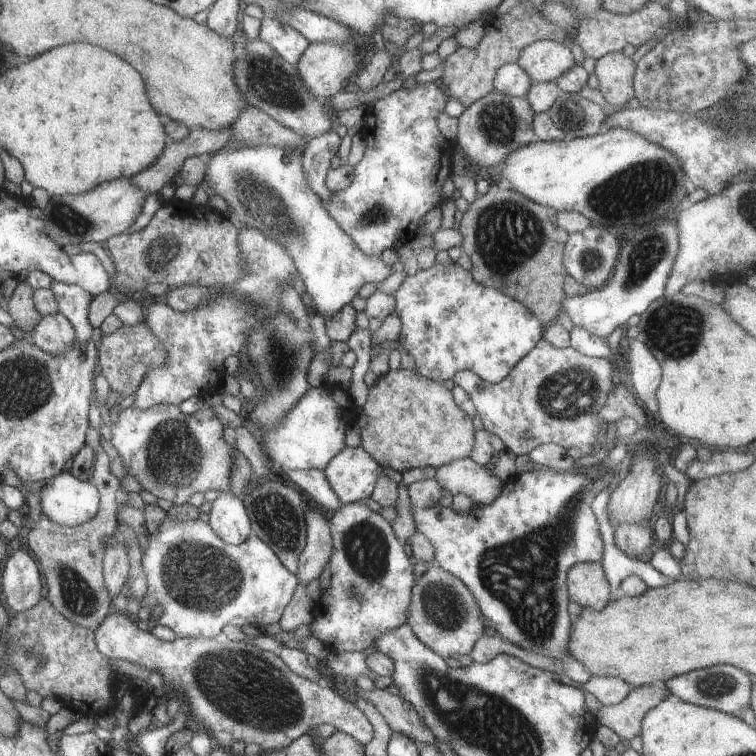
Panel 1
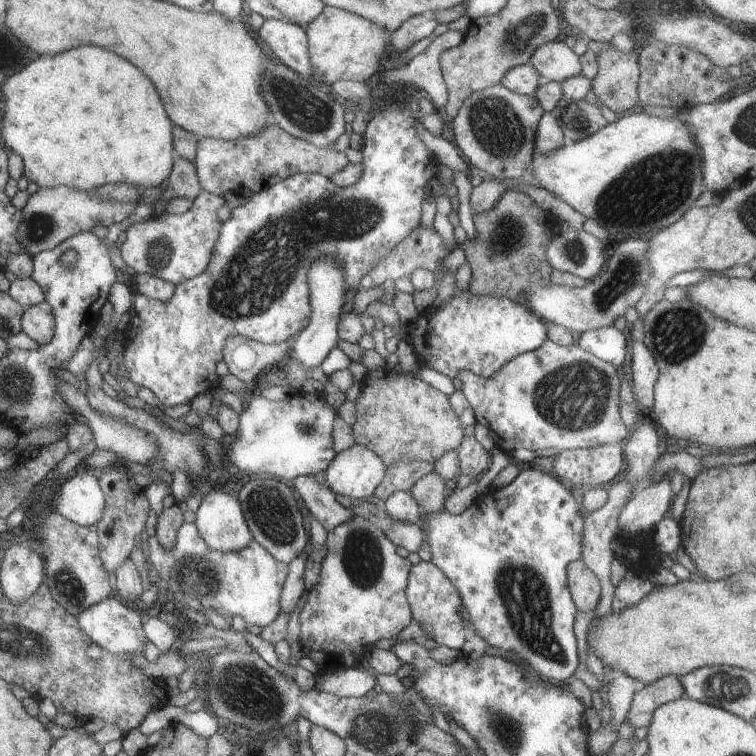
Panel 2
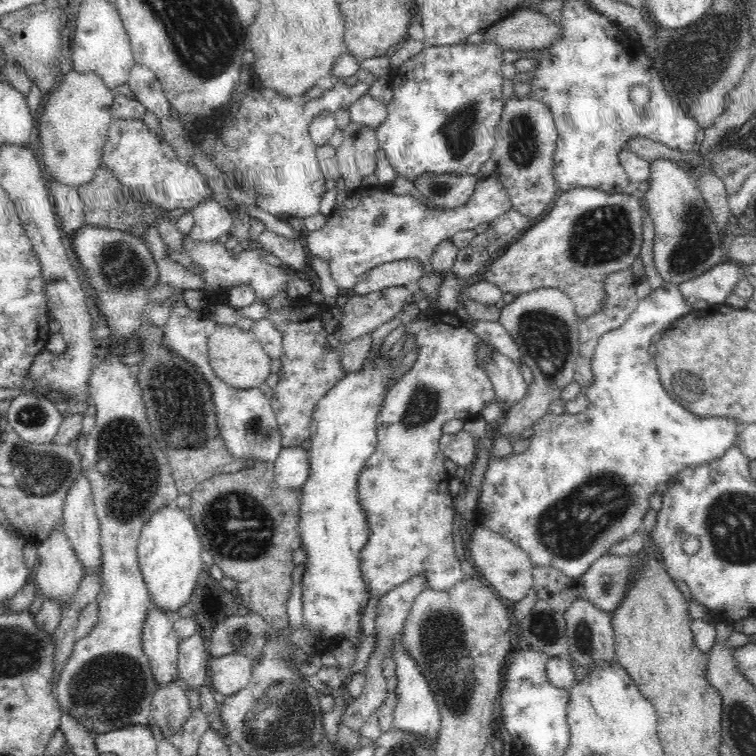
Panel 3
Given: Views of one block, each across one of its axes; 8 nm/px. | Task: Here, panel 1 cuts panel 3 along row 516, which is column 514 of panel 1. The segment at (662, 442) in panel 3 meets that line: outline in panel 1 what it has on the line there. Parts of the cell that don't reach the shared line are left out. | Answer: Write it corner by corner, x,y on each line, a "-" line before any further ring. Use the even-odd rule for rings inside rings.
529,468
525,474
515,474
513,480
503,484
497,500
487,506
475,506
467,514
455,514
451,508
413,508
415,530
423,534
435,548
435,566
457,576
475,596
483,618
491,622
489,632
521,646
523,650
551,656
565,662
567,640
573,618
567,612
567,572
585,560
599,562
603,556
603,540
597,518
591,510
595,478
583,470
555,472
549,468

